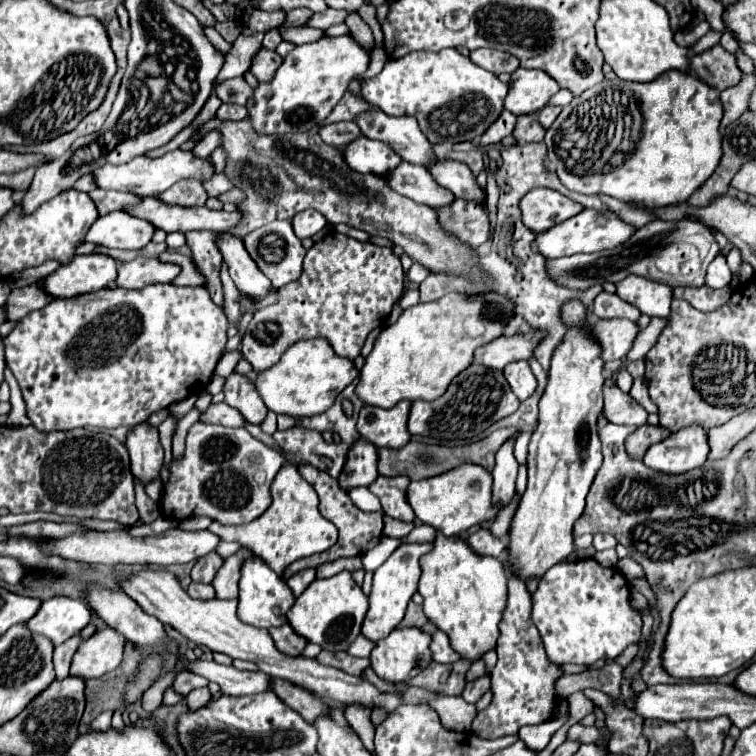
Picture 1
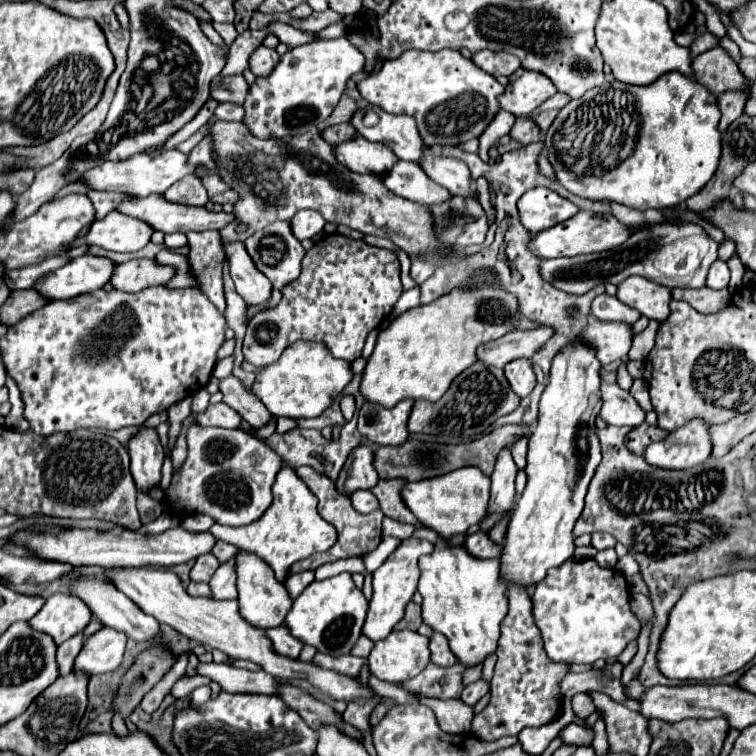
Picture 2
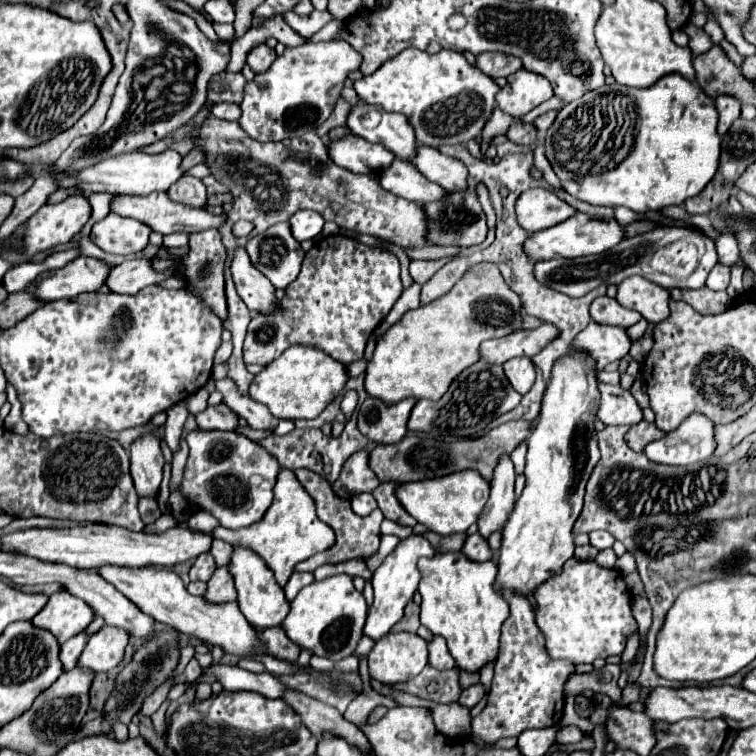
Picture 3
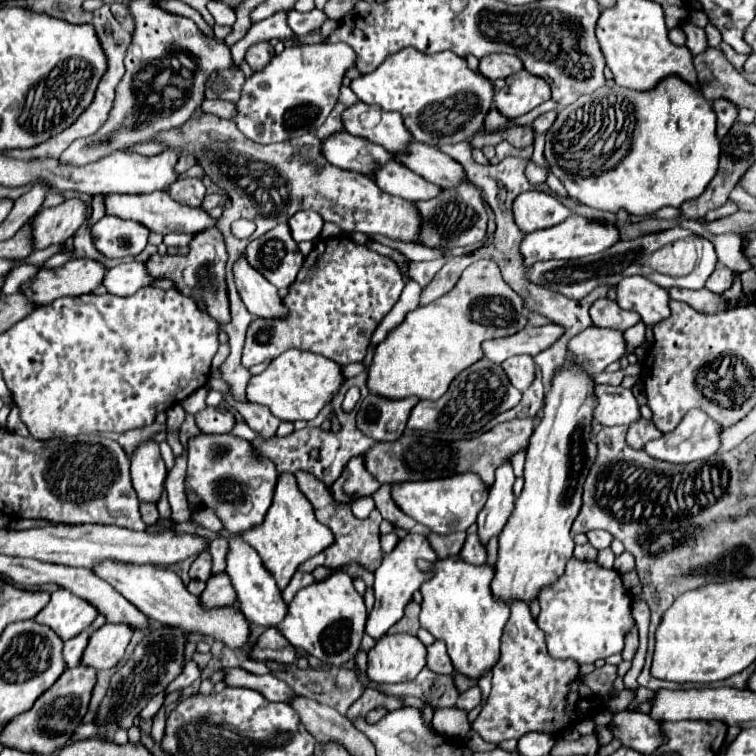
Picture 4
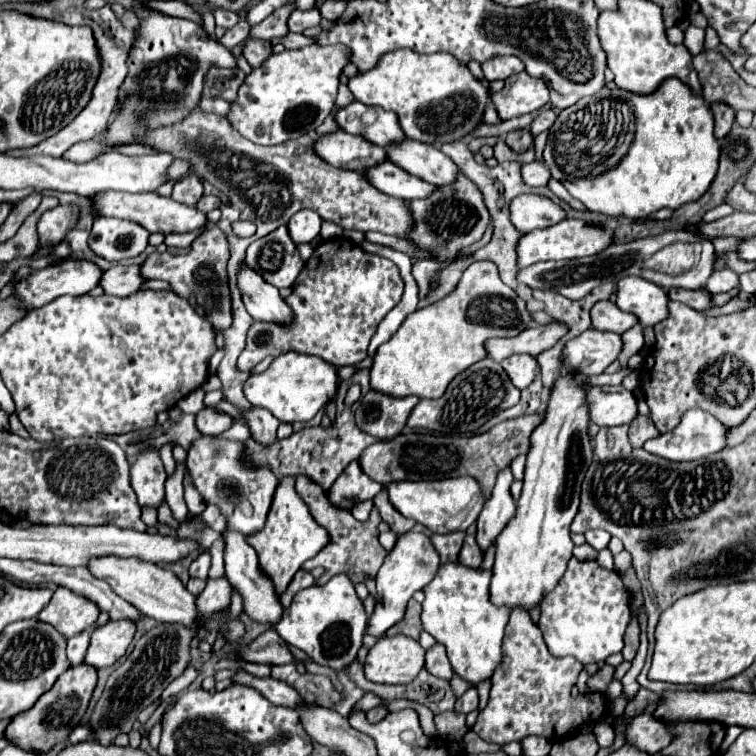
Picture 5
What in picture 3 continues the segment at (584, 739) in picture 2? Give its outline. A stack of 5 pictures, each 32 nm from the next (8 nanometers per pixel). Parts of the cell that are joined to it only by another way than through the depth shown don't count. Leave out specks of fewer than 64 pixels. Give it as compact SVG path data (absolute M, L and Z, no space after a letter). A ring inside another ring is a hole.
M564 726L564 728L558 732L558 740L556 740L556 742L570 744L570 742L580 742L582 738L584 738L584 734L582 734L576 726Z

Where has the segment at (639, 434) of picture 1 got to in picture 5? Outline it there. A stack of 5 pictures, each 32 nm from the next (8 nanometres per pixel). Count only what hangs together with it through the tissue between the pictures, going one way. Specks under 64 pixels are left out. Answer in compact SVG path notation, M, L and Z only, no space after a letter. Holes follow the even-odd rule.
M638 414L638 418L634 418L630 422L630 444L634 448L640 448L646 440L650 438L656 438L660 432L656 430L654 422L650 416L644 416L644 414Z

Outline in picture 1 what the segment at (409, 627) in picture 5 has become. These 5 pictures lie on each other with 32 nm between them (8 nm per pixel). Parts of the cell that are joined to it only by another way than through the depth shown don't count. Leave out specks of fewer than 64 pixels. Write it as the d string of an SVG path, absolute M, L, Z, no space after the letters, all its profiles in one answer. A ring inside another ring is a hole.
M410 602L408 604L408 610L406 610L406 616L404 616L404 620L398 624L400 628L406 628L406 626L416 626L416 628L420 628L422 624L426 624L426 618L424 618L424 614L422 614L422 606L418 606L418 604L414 604L414 602Z

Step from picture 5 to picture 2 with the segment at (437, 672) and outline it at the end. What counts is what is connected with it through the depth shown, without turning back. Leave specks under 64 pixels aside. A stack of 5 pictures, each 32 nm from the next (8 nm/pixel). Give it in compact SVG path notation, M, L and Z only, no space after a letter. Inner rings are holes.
M434 634L430 640L430 662L436 666L442 666L442 668L456 664L454 656L450 654L448 642L446 642L446 638L442 638L442 634Z

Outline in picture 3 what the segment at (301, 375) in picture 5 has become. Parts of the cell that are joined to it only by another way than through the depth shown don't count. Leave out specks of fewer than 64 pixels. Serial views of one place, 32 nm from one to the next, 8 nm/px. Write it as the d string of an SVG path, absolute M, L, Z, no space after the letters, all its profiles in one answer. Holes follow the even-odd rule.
M292 346L254 376L248 394L252 400L268 406L276 418L310 420L316 418L340 394L346 380L348 372L342 362L334 362L330 356L318 350L310 350L310 346Z

